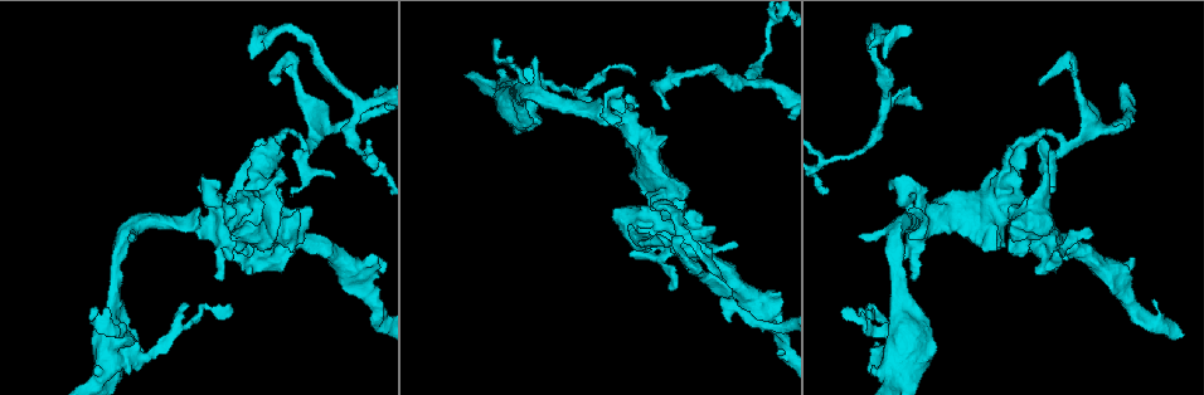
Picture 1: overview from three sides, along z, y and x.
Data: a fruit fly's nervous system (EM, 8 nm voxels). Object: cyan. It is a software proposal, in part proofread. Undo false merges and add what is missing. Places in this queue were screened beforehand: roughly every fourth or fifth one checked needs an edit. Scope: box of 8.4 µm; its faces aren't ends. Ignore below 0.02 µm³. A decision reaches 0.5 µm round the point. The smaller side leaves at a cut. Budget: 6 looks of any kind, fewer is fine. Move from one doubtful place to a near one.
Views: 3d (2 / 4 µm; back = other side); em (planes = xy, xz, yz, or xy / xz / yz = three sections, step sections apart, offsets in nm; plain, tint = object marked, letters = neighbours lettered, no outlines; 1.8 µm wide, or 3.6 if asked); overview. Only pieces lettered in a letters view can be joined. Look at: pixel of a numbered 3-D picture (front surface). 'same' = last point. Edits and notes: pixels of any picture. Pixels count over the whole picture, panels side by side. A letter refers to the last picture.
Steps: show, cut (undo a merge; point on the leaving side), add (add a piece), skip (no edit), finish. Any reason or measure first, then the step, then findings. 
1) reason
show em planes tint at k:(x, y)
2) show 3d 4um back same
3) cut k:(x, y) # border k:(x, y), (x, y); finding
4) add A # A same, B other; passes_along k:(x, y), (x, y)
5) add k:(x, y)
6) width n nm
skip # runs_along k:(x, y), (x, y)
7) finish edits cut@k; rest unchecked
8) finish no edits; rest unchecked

thin end
show em planes letters at 1:(230, 305)

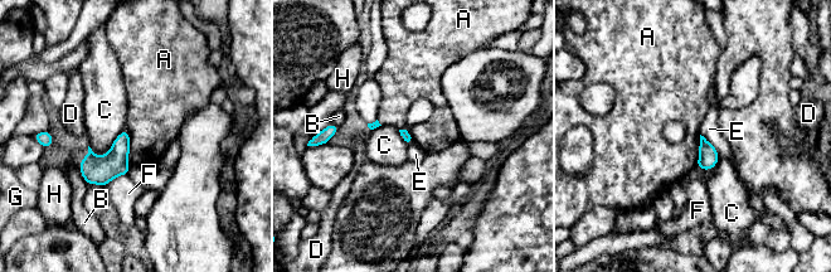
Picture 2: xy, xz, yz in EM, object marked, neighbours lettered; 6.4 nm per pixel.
skip # A other, B other, C other, D other, E other, F other, G other, H other; border 2:(125, 129), (129, 135), (130, 166); no lettered piece goes on from it

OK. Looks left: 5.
looks like a crossing
show em planes tint at 1:(115, 357)

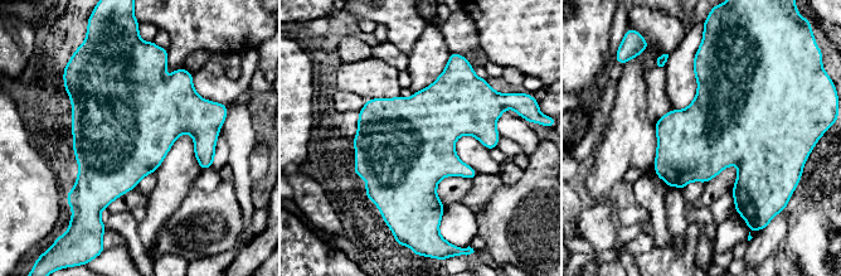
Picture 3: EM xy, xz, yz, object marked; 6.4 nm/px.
show em planes letters same

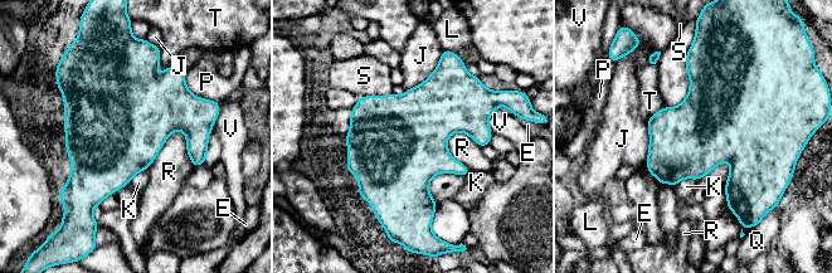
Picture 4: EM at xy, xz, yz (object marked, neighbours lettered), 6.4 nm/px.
skip # E other, J other, K other, L other, P other, Q other, R other, S other, T other, V other; border 4:(181, 130), (169, 136), (146, 169); all the same cell

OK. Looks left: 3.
thick turns thin
show 3d 4um at 1:(924, 221)

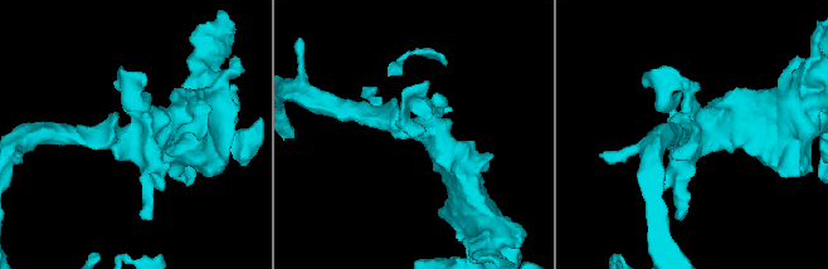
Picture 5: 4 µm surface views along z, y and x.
show em xz step 16 tint at 5:(697, 131)

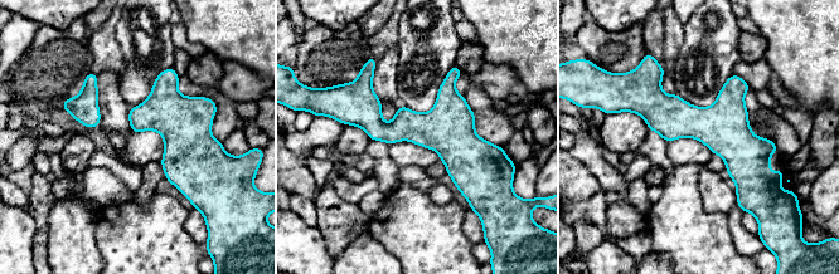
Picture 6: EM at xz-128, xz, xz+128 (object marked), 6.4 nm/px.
show em xz step 16 letters same

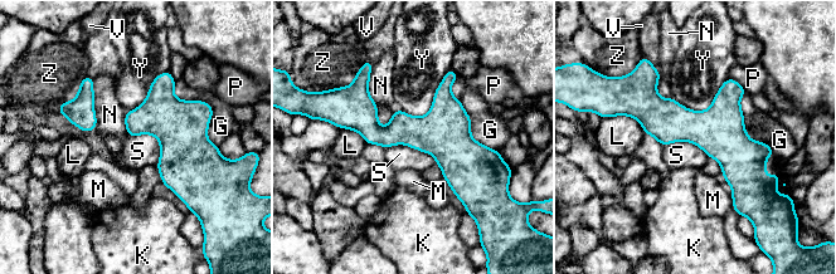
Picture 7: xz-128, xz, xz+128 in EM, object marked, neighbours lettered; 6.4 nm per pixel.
longest_contact Y 420 nm
skip # G other, K other, L other, M other, N other, P other, S other, V other, Y other, Z other; one cell here

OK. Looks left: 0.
finish no edits; rest unchecked

